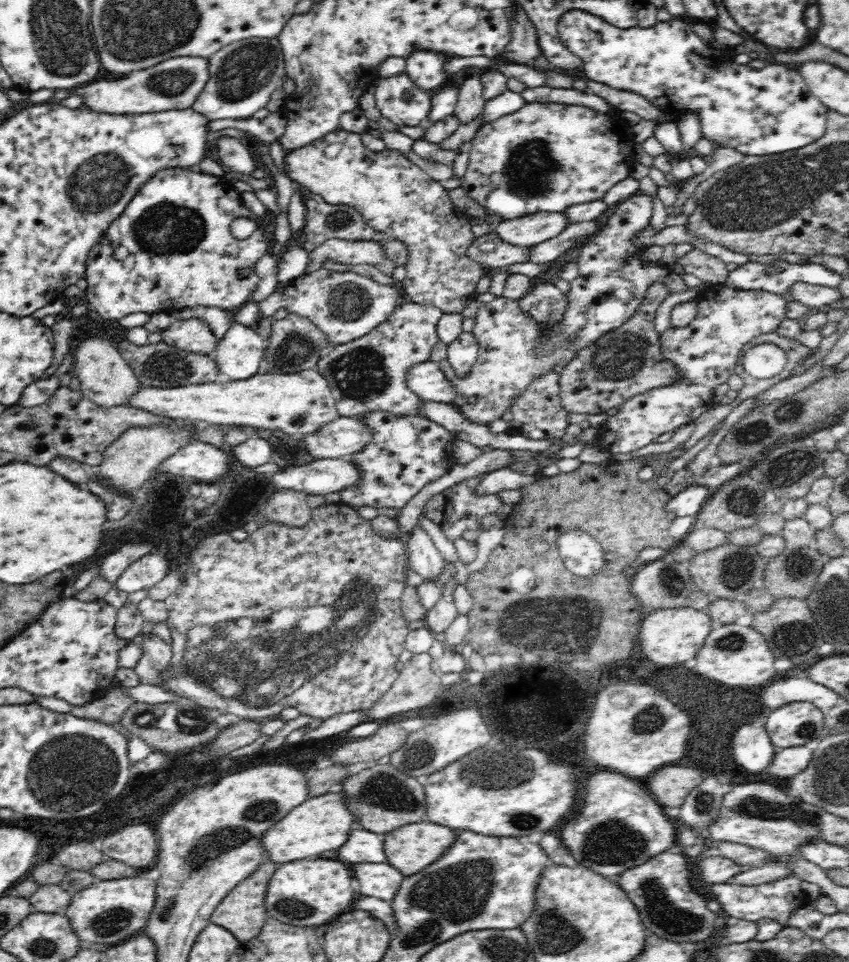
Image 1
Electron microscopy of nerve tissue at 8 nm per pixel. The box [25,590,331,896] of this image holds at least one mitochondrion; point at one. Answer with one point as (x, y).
(75, 768)

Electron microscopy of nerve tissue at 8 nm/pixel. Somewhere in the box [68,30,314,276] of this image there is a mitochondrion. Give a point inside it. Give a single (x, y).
(167, 227)

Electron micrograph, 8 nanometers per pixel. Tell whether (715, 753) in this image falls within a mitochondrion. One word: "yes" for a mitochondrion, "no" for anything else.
no

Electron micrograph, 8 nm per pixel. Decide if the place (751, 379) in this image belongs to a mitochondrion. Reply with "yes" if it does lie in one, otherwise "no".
no

